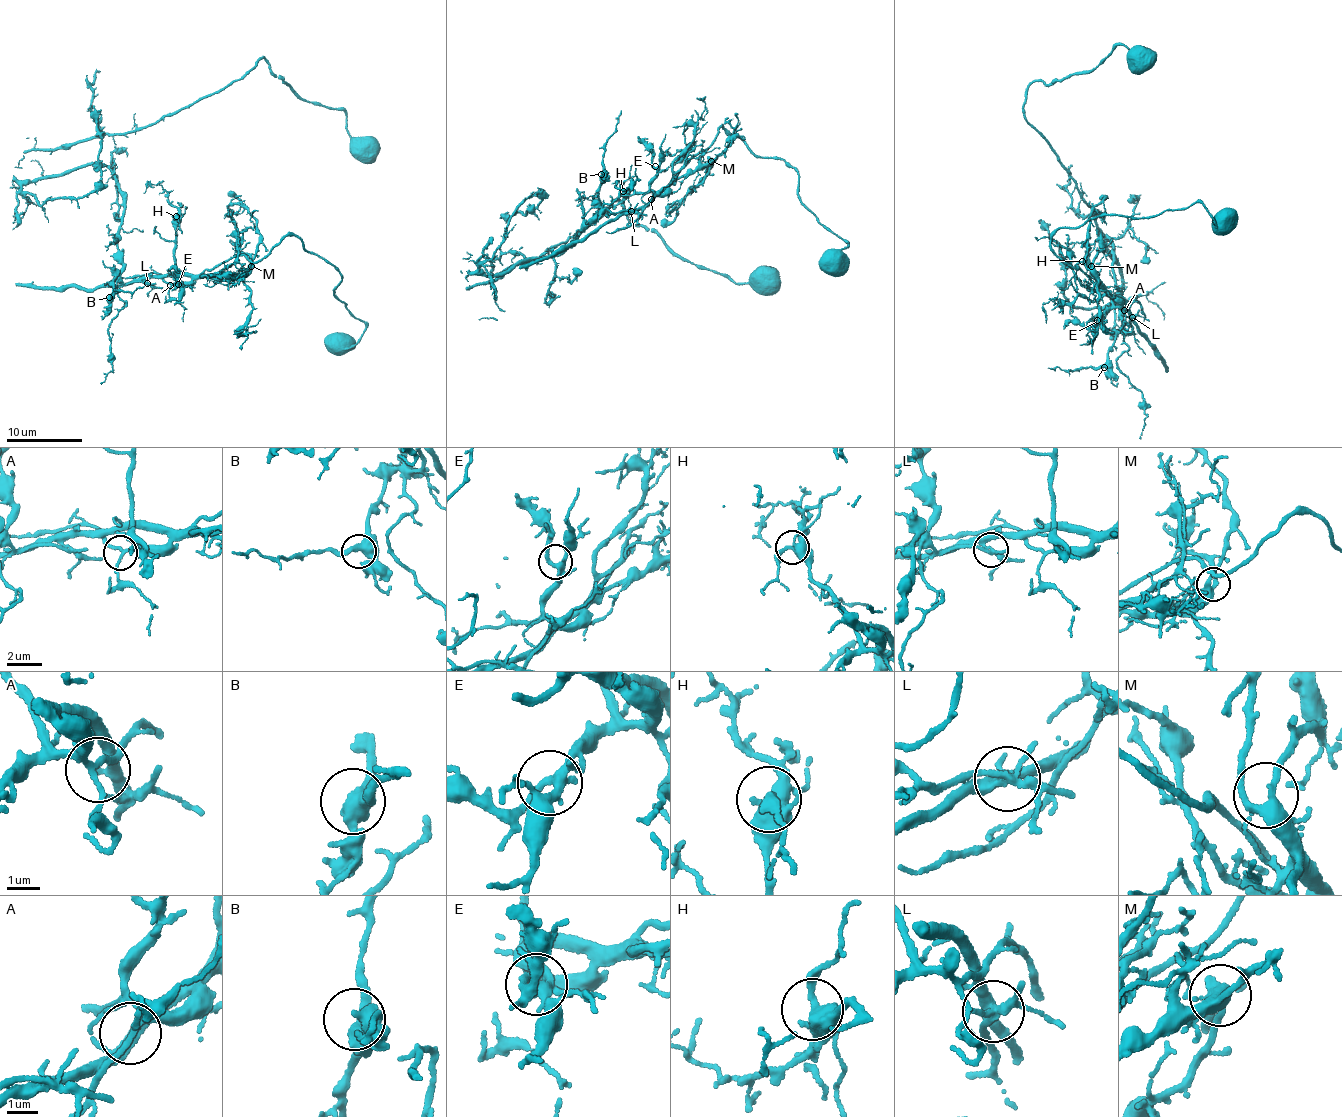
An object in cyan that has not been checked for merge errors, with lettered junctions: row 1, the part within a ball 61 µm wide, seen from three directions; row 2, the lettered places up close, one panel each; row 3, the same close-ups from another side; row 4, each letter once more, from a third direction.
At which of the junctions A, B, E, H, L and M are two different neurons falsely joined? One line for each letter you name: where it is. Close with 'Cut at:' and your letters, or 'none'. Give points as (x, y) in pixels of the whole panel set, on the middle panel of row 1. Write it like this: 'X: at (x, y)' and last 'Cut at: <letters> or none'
L: at (631, 211)
Cut at: L

